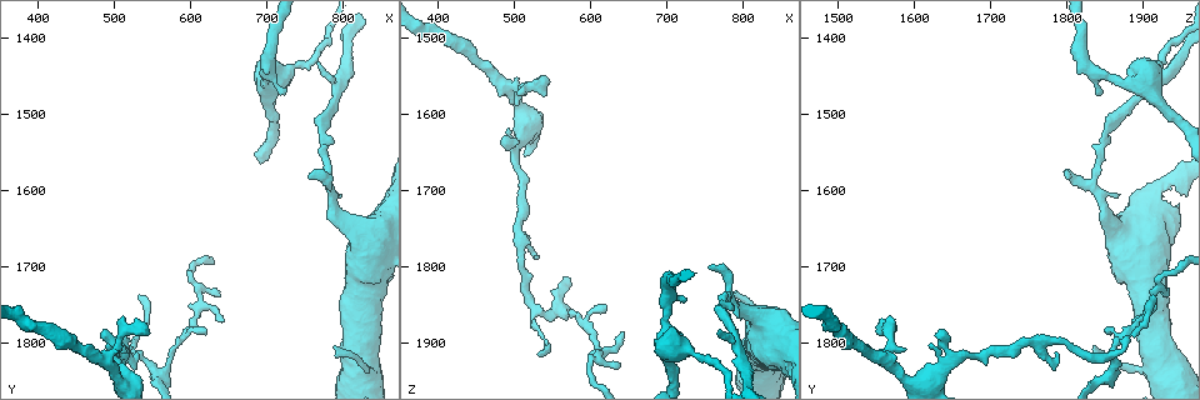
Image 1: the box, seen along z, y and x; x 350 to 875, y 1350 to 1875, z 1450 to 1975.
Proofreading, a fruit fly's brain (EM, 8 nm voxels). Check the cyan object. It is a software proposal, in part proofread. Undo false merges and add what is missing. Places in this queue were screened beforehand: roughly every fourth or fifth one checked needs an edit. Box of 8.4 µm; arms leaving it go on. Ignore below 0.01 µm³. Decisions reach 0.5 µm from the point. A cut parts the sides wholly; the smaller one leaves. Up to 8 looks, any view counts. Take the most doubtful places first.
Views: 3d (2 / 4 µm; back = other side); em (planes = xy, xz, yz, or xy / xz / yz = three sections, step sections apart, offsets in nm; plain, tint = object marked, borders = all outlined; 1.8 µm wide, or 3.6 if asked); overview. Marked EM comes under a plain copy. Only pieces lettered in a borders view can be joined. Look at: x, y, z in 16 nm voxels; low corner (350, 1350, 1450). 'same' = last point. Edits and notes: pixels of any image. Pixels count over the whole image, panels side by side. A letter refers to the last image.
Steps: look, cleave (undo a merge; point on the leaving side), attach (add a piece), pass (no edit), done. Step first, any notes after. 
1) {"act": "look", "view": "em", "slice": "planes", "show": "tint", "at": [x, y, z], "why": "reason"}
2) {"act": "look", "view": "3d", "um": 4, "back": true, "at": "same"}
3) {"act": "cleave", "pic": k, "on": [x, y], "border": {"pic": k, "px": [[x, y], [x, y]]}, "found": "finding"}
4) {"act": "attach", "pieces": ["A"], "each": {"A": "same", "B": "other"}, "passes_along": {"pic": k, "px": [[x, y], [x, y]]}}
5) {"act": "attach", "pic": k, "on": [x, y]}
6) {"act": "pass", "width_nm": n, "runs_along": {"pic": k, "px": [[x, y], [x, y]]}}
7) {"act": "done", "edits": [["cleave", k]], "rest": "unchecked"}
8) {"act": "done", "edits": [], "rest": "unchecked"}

{"act": "look", "view": "em", "slice": "planes", "show": "borders", "at": [530, 1815, 1785], "why": "branch stops here"}

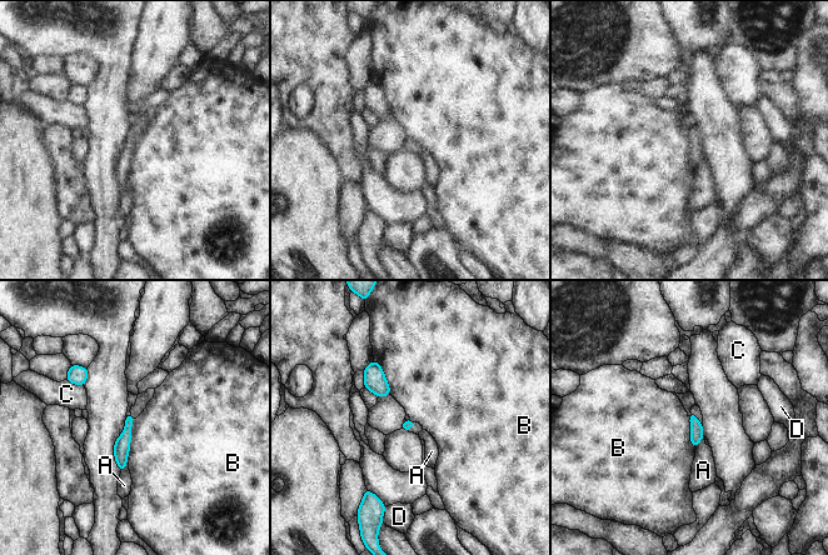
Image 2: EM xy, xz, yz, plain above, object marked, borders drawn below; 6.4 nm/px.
{"act": "pass", "each": {"A": "other", "B": "other", "C": "other", "D": "other"}, "runs_along": {"pic": 2, "px": [[129, 419], [121, 446], [121, 466]]}, "found": "no lettered piece goes on from it"}

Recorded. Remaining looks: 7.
{"act": "look", "view": "3d", "um": 2, "at": [755, 1580, 1795], "why": "an open end"}

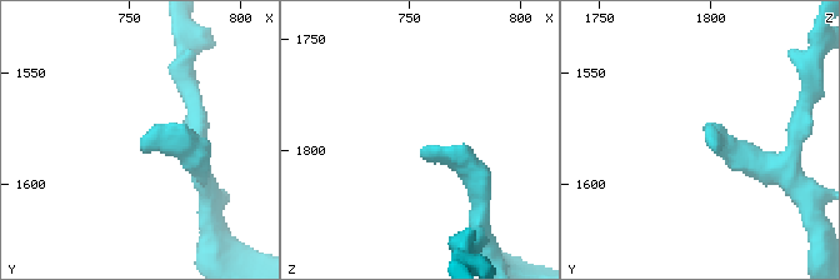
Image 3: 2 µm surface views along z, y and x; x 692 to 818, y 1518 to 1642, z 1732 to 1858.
{"act": "look", "view": "em", "slice": "yz", "step": 16, "show": "borders", "at": [758, 1580, 1799], "why": "now the EM"}

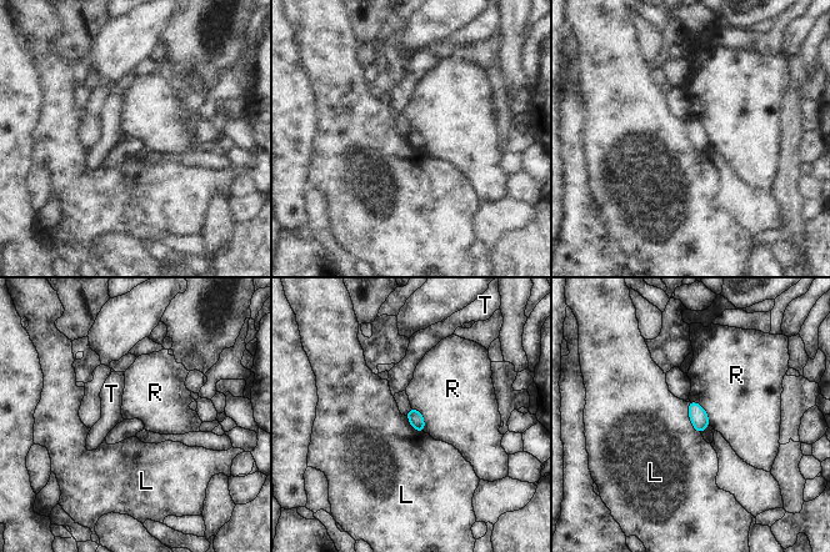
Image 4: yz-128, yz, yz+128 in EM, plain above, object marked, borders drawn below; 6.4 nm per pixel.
{"act": "pass", "longest_contact_nm": ["L", 220], "each": {"L": "other", "R": "other", "T": "other"}, "border": {"pic": 4, "px": [[688, 402], [690, 422], [700, 433]]}, "found": "none of them fits"}

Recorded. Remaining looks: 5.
{"act": "look", "view": "em", "slice": "planes", "show": "borders", "at": [550, 1785, 1555], "why": "an open end"}

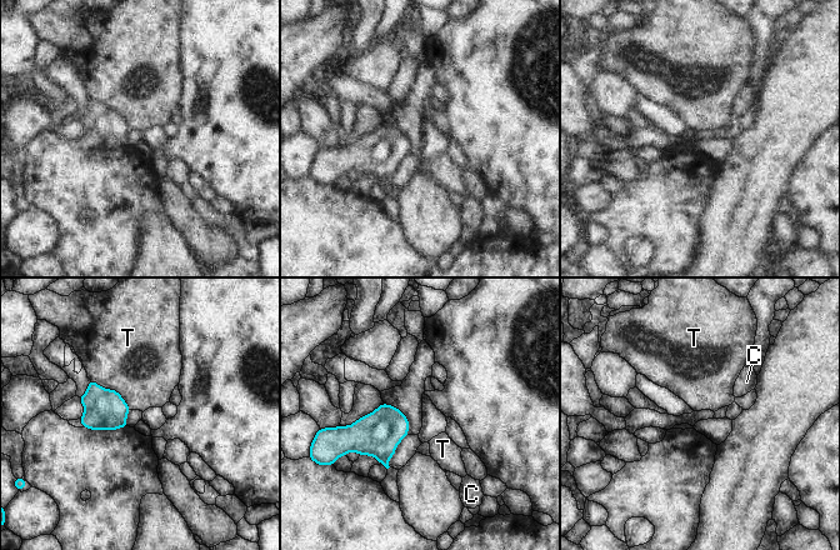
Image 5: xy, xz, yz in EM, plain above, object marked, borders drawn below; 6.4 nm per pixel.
{"act": "pass", "longest_contact_nm": ["T", 320], "each": {"C": "other", "T": "other"}, "border": {"pic": 5, "px": [[90, 379], [114, 389], [130, 409]]}, "found": "none of them fits"}

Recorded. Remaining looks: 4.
{"act": "done", "edits": [], "rest": "unchecked"}

